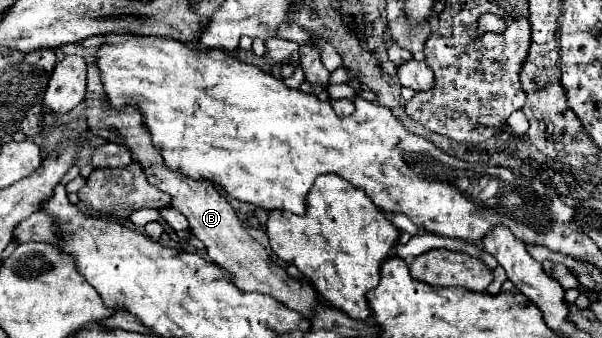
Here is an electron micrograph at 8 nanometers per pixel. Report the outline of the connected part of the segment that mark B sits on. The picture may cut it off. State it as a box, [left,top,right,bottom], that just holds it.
[85,63,317,319]

